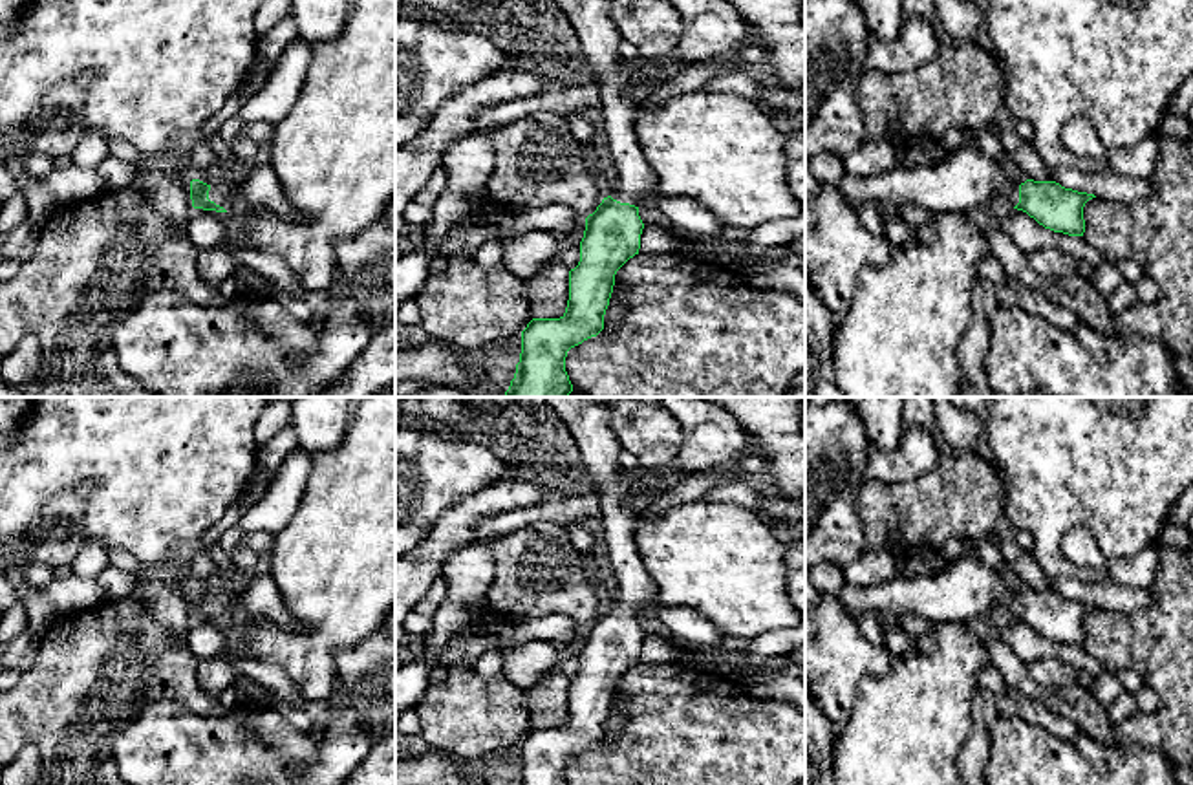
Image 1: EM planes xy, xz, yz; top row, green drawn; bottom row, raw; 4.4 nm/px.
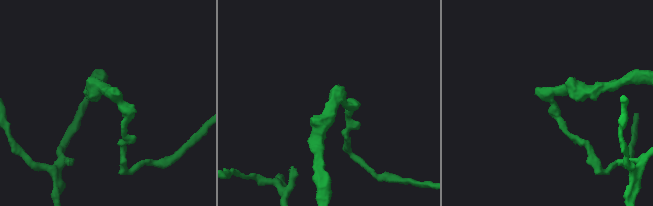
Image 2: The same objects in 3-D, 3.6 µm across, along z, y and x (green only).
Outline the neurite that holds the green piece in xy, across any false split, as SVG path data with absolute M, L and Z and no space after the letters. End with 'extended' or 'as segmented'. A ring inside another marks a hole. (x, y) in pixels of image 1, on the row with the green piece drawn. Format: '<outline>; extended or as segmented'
M256 163L243 183L207 185L190 181L190 199L194 209L232 212L249 207L265 207L284 220L298 214L289 207L274 170L265 163Z; extended

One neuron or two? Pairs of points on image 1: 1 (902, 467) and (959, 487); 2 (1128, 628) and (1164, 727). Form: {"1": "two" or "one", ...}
{"1": "two", "2": "one"}

